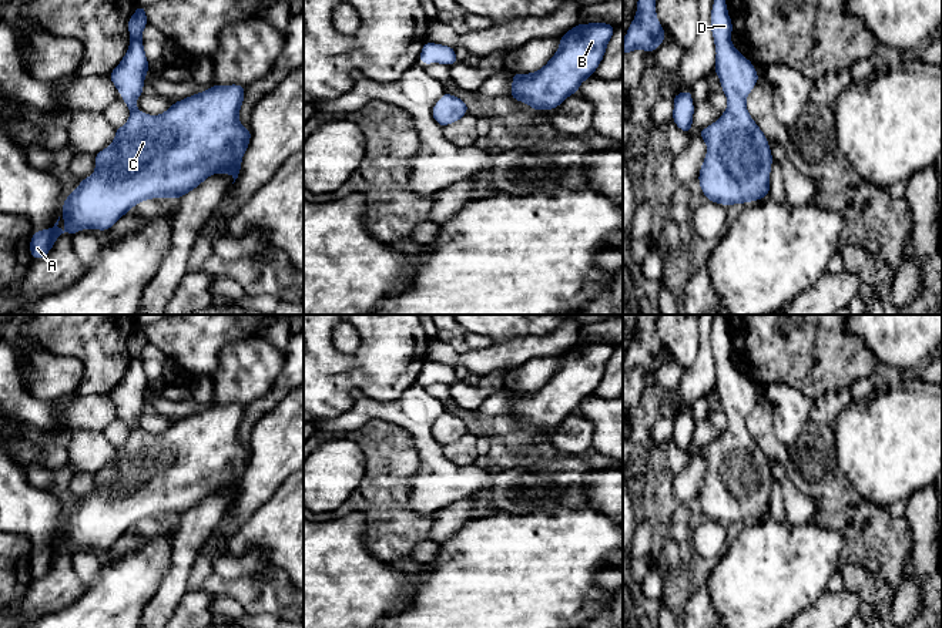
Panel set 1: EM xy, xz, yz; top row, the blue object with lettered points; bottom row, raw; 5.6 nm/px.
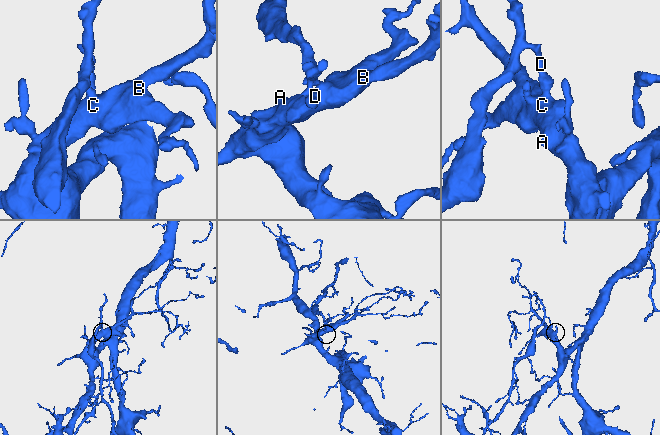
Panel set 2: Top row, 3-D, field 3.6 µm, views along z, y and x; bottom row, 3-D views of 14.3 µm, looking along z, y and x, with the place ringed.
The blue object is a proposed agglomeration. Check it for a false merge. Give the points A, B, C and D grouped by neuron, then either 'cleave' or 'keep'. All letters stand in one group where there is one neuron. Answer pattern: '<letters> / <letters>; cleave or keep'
A B C / D; cleave

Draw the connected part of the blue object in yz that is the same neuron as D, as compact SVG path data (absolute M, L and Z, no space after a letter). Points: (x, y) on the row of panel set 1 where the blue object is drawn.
M714 0L710 21L717 50L714 71L727 97L737 91L751 91L761 75L757 74L754 64L748 58L744 63L734 61L733 53L735 47L731 43L733 21L725 1Z

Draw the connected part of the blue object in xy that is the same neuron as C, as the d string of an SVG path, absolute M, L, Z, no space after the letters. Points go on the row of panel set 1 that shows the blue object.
M215 84L204 93L175 101L160 115L144 115L135 107L138 97L134 93L127 94L123 101L130 108L128 121L115 128L114 141L94 155L94 174L81 179L64 198L63 211L54 226L31 235L33 259L44 258L64 232L74 235L81 229L108 231L141 201L167 197L178 201L215 172L231 174L235 182L252 135L251 128L239 124L244 97L245 87L239 84Z

